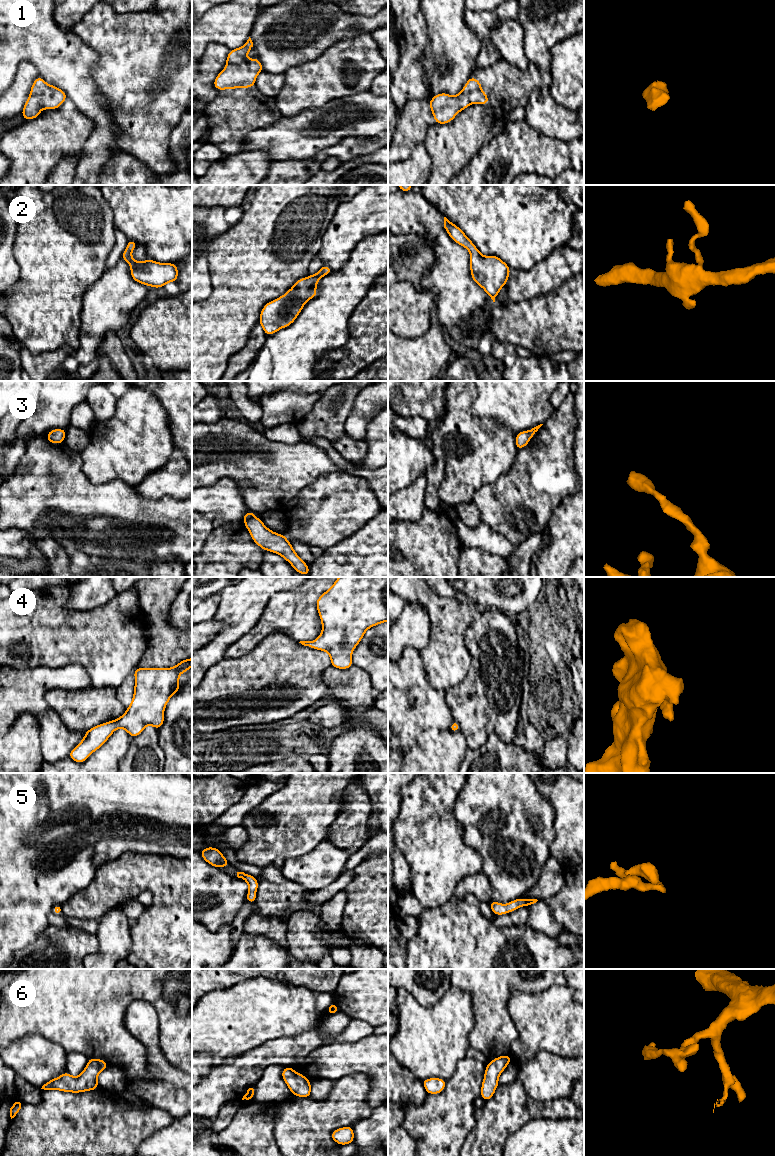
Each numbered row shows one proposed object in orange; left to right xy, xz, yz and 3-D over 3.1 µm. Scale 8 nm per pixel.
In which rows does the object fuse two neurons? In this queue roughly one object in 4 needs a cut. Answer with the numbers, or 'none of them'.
none of them

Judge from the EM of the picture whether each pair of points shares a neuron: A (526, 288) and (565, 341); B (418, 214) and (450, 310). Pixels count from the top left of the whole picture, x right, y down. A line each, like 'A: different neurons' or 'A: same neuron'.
A: different neurons
B: same neuron

